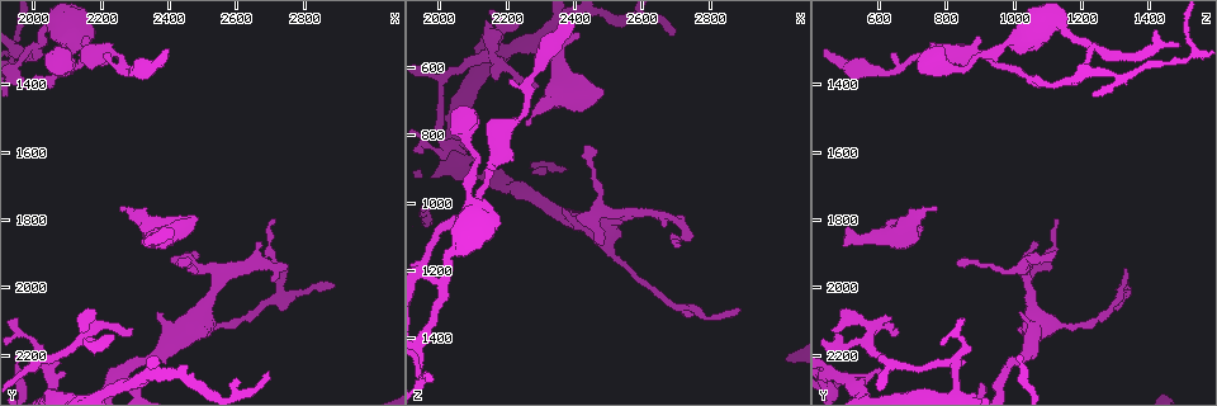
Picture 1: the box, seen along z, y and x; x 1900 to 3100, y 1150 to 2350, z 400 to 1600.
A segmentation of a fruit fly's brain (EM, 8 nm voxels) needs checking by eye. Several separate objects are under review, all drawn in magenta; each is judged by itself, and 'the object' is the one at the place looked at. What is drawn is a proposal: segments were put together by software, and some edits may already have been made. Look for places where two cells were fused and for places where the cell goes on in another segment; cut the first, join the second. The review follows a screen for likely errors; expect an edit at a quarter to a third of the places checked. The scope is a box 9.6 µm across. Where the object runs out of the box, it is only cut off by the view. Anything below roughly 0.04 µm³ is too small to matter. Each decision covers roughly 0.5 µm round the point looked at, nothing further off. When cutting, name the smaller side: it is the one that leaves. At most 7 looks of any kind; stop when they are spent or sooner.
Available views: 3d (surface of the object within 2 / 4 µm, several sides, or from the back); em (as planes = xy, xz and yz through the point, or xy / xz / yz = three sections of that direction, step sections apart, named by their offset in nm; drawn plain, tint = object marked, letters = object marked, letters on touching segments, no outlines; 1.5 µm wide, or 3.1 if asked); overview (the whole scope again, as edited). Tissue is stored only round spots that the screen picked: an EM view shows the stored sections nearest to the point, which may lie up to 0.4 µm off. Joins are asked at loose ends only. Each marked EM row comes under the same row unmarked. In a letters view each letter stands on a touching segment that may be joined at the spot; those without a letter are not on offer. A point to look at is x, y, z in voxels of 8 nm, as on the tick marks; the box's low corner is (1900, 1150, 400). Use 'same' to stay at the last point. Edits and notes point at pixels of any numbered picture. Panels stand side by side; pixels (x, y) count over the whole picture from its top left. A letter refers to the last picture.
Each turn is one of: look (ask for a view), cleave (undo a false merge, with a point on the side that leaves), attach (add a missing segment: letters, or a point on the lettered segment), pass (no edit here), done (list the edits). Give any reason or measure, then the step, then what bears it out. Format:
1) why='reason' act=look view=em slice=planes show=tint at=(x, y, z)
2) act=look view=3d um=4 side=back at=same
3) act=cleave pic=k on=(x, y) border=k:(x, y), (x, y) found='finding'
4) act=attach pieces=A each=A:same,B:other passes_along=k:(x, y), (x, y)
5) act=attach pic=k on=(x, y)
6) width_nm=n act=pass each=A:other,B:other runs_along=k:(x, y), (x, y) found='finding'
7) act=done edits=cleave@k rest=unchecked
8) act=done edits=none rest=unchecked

why='abrupt turn' act=look view=3d um=4 at=(2000, 2220, 800)

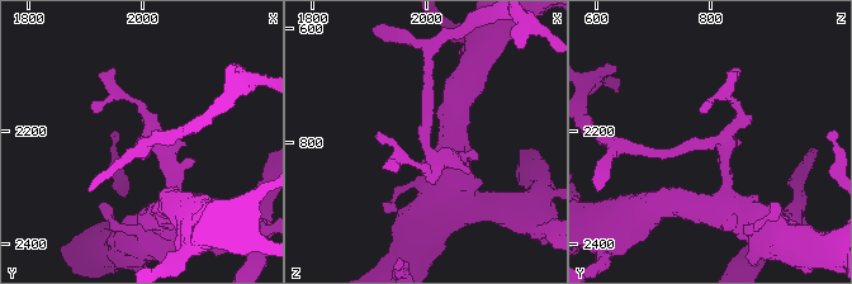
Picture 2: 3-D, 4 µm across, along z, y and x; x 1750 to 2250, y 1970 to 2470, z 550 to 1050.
why='need the tissue' act=look view=em slice=planes show=letters at=(1995, 2220, 790)

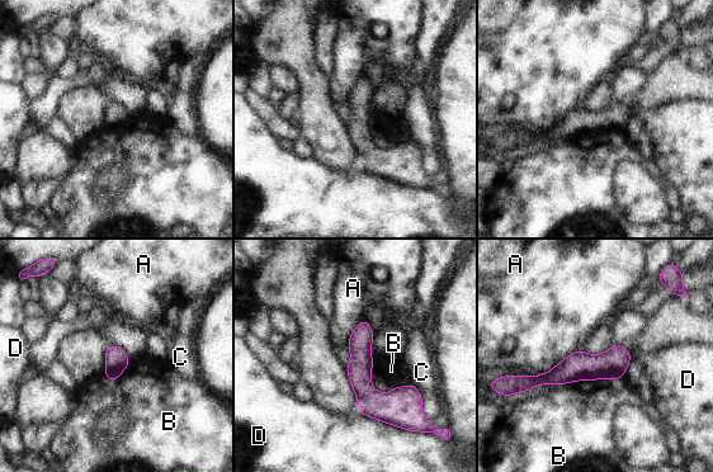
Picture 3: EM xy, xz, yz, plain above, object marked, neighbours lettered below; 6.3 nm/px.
act=pass each=A:other,B:other,C:other,D:other runs_along=3:(627, 357), (525, 380) found='continuous, no second cell'

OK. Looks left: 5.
why='an open end' act=look view=3d um=2 at=(2270, 1760, 780)

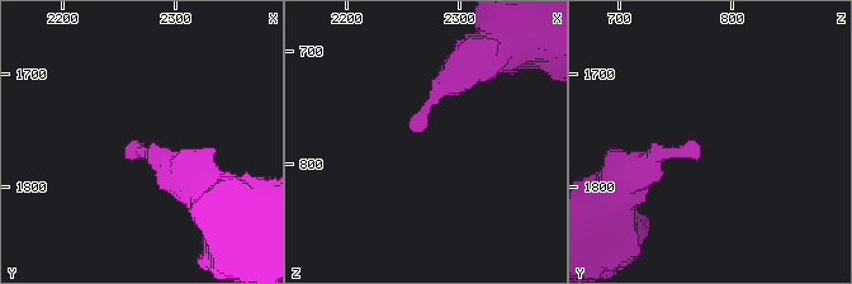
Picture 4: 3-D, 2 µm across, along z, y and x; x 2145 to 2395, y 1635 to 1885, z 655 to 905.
act=look view=em slice=yz step=8 show=letters at=(2268, 1760, 768)

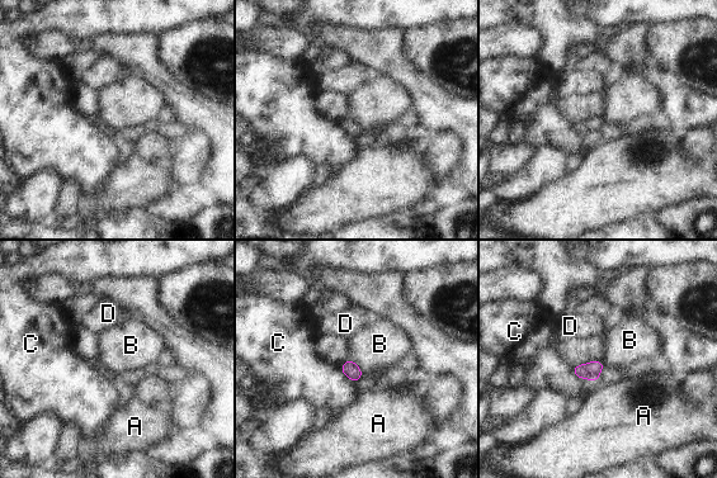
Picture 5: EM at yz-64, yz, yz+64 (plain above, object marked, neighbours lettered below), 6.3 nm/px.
act=look view=em slice=xz step=4 show=letters at=same

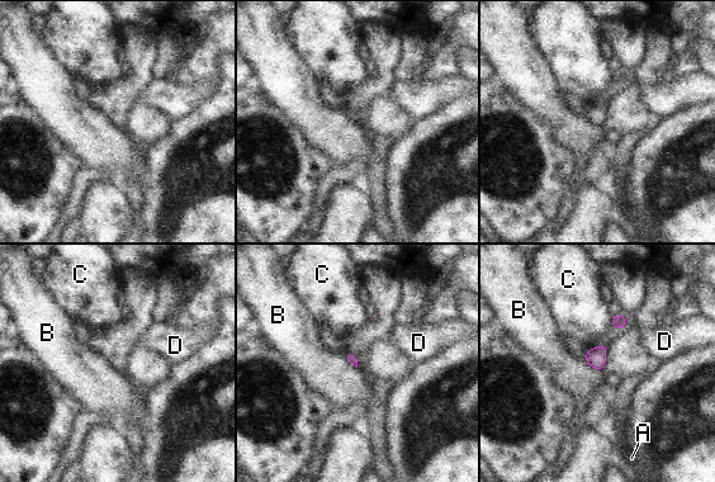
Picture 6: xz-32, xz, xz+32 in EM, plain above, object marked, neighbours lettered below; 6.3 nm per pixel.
longest_contact=B:130nm act=pass each=A:other,B:other,C:other,D:other border=6:(583, 358), (599, 371) found='none of them fits'

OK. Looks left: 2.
why='an open end' act=look view=em slice=yz step=4 show=letters at=(2690, 2240, 500)

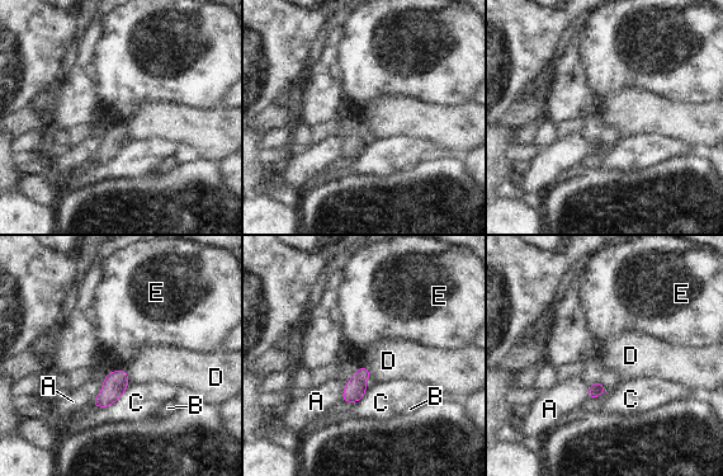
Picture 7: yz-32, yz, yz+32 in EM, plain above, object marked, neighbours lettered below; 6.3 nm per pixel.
why='another direction' act=look view=em slice=planes show=letters at=same

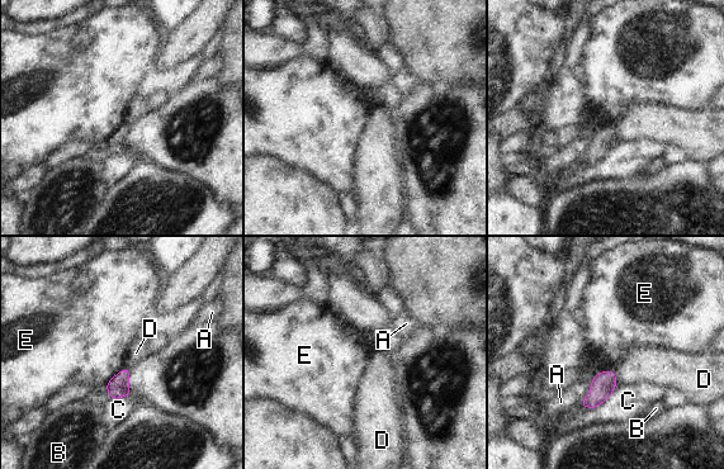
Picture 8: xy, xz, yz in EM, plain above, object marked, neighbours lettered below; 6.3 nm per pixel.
act=pass each=A:other,B:other,C:other,D:other,E:other found='none of them fits'

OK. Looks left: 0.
act=done edits=none rest=unchecked

